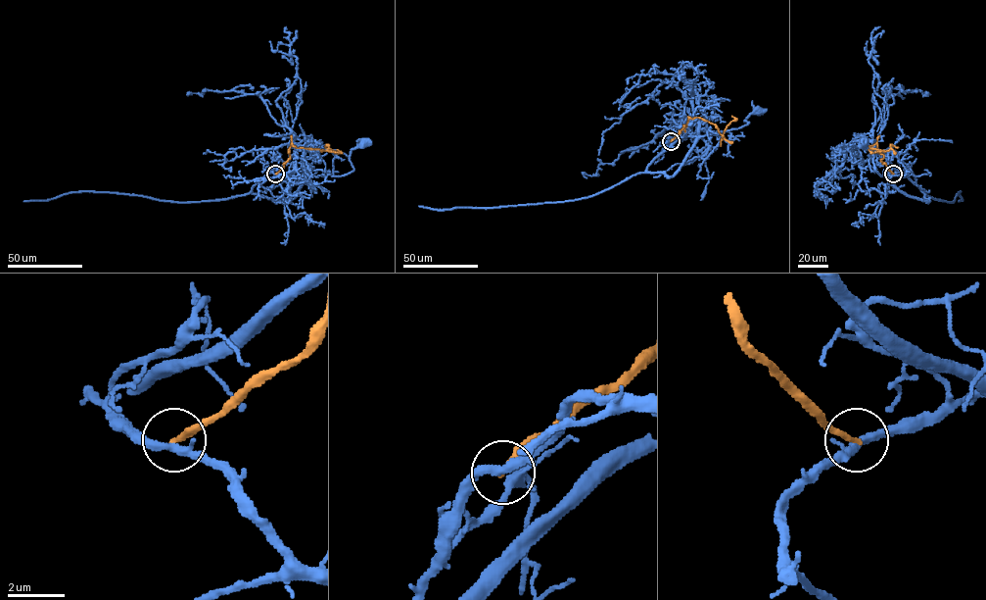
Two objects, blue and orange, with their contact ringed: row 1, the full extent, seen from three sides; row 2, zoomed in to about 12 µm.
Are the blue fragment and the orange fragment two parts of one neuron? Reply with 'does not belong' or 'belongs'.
does not belong

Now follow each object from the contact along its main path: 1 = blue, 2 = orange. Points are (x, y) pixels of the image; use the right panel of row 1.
1: (893, 174), (889, 184), (888, 171), (883, 171), (882, 175), (874, 170), (873, 154), (864, 143)
2: (893, 174), (881, 161), (883, 155), (877, 145), (869, 147), (887, 151), (868, 150)

